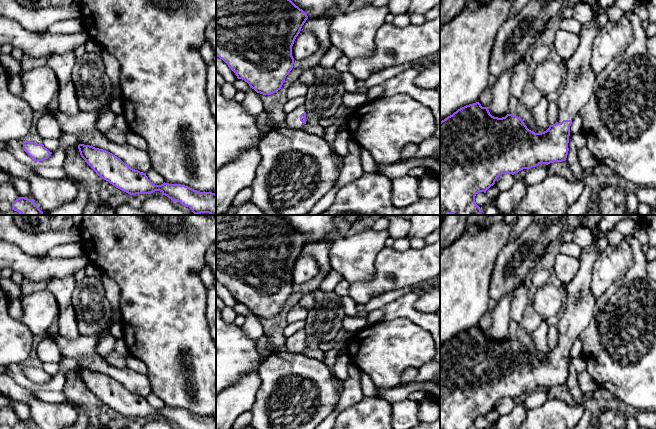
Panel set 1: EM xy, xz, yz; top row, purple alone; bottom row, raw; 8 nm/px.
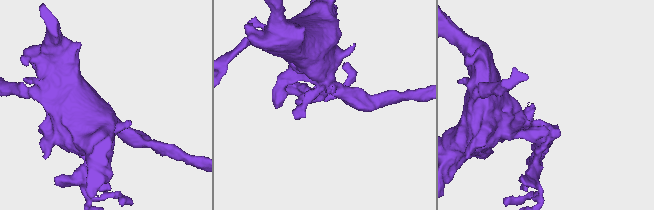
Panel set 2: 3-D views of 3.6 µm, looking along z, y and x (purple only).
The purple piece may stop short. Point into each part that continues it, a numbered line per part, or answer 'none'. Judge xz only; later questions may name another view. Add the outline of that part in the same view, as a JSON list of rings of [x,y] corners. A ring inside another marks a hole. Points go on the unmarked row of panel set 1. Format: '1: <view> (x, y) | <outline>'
1: xz (293, 346) | [[[300,329],[295,334],[287,338],[285,347],[289,353],[300,354],[304,350],[304,347],[300,345],[300,339],[304,336],[306,336],[305,330]]]

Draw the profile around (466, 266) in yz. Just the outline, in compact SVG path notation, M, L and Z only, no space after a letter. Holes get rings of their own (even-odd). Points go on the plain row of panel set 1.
M516 222L488 225L475 234L469 234L466 230L450 246L440 252L440 346L452 339L458 333L478 326L481 317L488 310L490 300L490 279L494 270L494 264L498 253L508 243Z

